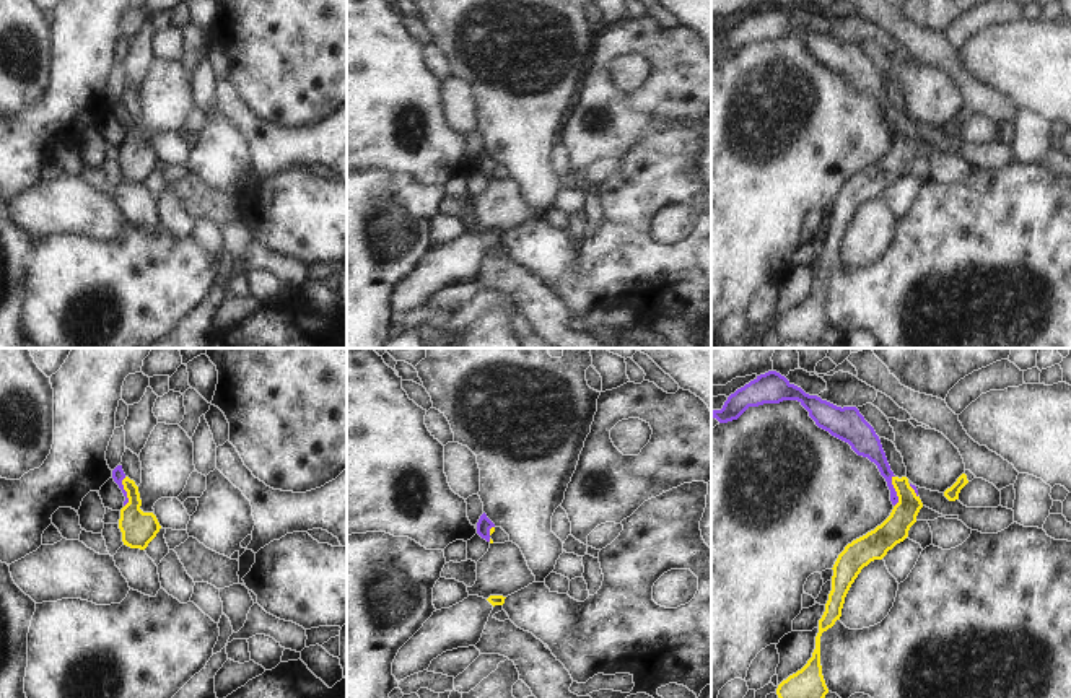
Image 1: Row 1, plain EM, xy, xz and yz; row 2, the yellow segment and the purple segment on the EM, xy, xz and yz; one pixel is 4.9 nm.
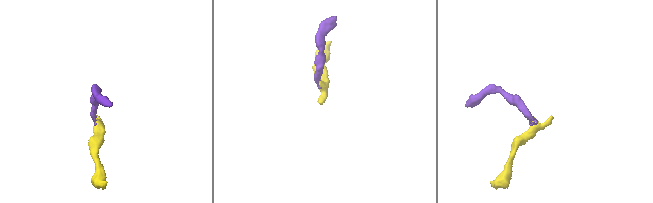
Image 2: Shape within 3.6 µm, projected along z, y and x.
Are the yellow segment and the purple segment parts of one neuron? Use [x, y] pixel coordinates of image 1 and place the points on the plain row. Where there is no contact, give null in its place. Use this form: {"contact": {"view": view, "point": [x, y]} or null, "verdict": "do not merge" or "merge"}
{"contact": {"view": "yz", "point": [896, 126]}, "verdict": "merge"}

